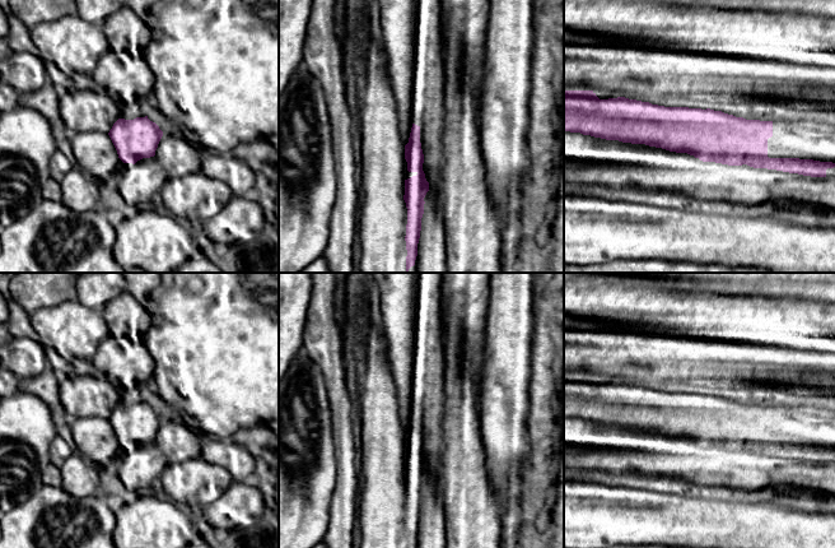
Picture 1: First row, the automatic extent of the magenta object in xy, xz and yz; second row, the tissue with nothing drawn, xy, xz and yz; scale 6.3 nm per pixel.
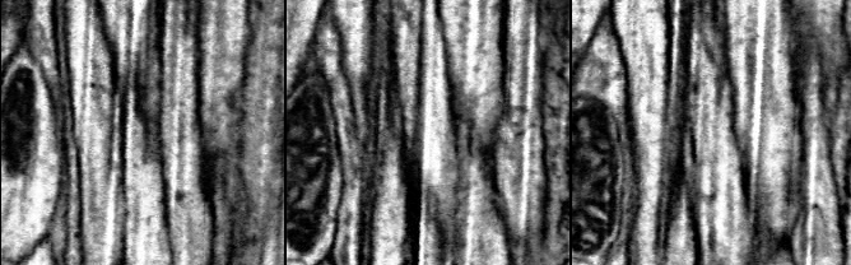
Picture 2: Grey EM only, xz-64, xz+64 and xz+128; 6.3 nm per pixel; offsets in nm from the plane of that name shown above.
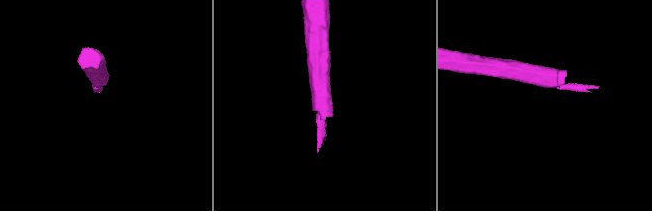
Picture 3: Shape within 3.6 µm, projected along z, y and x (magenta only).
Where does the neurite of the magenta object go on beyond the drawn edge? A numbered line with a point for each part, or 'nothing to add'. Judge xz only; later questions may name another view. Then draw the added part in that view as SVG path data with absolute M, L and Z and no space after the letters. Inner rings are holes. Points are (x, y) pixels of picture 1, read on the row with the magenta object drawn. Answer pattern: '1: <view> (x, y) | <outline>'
1: xz (432, 258) | M430 191L424 198L424 214L418 243L418 256L410 273L448 273L446 226L440 199Z

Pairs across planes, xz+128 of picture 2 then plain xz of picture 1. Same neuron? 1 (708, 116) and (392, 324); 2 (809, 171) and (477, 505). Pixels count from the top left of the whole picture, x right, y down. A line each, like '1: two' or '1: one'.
1: one
2: two

